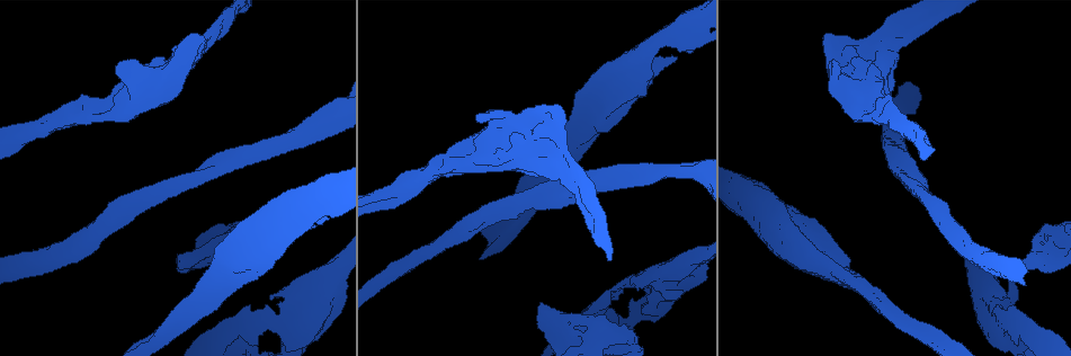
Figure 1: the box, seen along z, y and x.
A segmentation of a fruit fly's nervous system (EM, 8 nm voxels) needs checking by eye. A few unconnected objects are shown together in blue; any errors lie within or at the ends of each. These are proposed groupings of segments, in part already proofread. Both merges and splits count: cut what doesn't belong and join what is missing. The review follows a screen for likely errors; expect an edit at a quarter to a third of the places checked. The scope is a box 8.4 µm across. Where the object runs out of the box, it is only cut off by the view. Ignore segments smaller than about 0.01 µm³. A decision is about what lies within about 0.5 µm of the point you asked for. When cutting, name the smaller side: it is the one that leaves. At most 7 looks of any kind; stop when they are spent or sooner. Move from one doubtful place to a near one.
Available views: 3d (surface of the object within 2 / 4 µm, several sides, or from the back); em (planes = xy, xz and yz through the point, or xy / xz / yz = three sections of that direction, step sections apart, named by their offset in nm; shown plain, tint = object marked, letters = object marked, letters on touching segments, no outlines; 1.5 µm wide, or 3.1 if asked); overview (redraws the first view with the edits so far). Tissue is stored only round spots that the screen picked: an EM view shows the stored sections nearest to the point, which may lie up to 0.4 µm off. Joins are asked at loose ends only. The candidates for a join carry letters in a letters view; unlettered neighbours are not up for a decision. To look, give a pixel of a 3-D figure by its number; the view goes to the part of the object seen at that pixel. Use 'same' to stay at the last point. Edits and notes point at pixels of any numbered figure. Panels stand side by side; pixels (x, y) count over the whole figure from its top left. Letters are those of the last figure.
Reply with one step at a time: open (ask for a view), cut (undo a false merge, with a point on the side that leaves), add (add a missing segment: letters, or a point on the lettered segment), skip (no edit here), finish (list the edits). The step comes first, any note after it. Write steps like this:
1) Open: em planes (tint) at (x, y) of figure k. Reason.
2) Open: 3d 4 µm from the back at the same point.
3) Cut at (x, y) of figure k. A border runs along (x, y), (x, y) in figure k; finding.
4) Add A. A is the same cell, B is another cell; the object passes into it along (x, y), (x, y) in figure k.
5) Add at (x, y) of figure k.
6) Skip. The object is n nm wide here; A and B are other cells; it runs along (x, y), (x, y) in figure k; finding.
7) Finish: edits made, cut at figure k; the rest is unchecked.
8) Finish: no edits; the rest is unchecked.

Open: em planes (plain) at (495, 134) of figure 1. Thick turns thin.

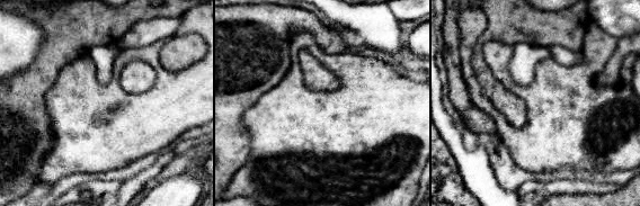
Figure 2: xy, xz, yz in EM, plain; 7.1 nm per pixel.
Open: em planes (tint) at the same point. With the object marked.

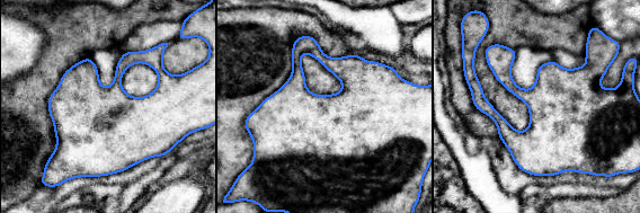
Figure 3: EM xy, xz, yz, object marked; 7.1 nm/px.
Open: em planes (letters) at the same point. See the neighbours.

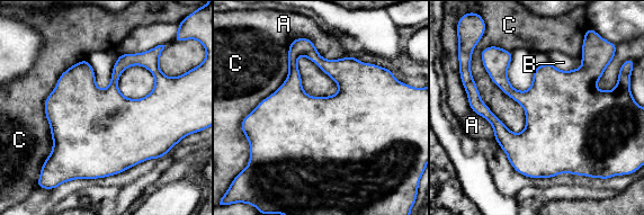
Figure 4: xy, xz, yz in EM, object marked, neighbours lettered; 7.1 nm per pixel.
Skip. A, B and C are other cells; a border runs along (481, 56), (524, 109), (518, 134) in figure 4; one cell here.

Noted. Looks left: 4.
Open: 3d 4 µm at (186, 39) of figure 1. Branch stops here.

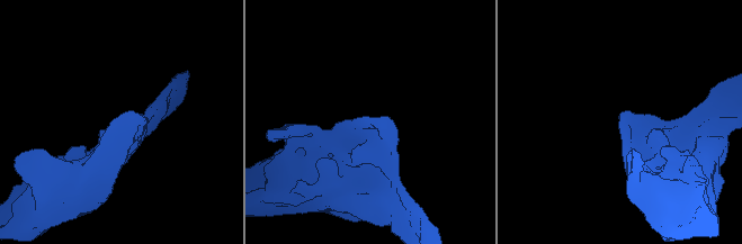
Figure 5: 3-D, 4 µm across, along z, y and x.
Open: em planes (tint) at (119, 117) of figure 5. Shape alone is not enough.

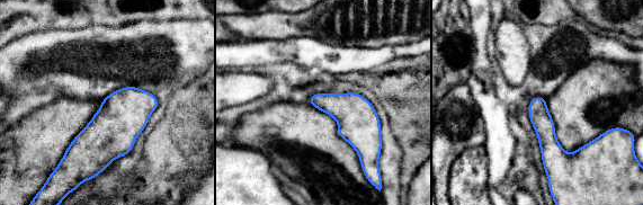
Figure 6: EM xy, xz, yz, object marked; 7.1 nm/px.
Open: em planes (letters) at the same point.

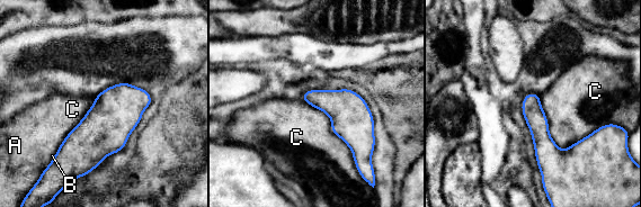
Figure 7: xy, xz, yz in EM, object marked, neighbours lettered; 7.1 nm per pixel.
Skip. The longest contact is with C, 550 nm; A, B and C are other cells; a border runs along (539, 95), (560, 149), (607, 123) in figure 7; no lettered segment goes on from it.

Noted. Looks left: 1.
Finish: no edits; the rest is unchecked.

